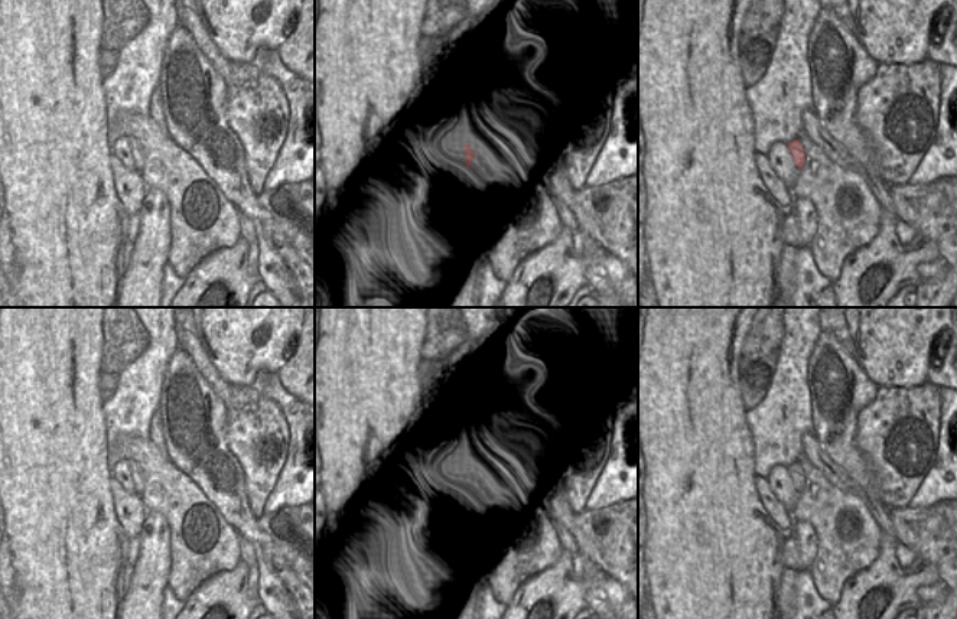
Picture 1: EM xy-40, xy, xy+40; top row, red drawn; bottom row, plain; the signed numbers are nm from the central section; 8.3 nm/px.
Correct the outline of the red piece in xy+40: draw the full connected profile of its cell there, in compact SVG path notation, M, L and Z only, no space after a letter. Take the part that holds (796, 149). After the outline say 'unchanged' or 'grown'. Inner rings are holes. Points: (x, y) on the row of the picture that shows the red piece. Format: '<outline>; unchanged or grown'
M795 139L790 143L787 143L787 146L788 146L788 150L792 156L792 160L794 160L797 169L801 170L805 163L805 153L804 153L801 143Z; unchanged

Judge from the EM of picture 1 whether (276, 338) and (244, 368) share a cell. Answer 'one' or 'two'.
one

